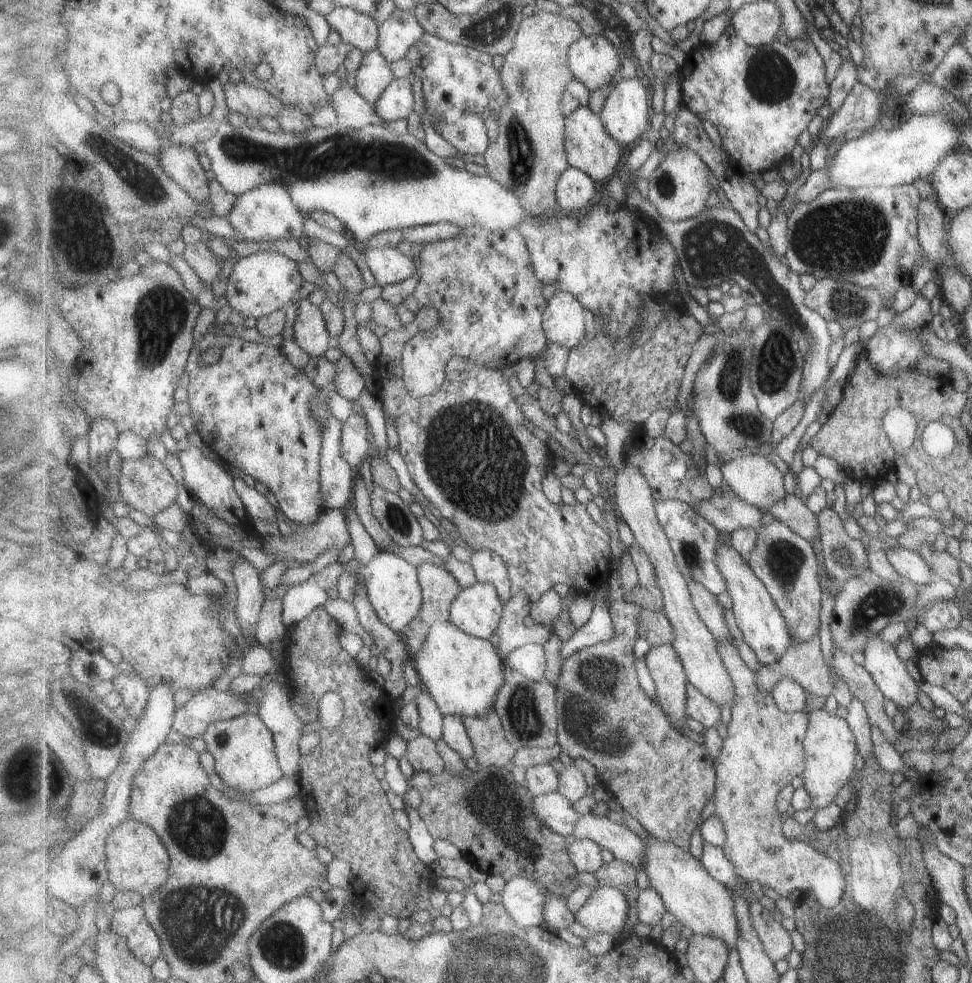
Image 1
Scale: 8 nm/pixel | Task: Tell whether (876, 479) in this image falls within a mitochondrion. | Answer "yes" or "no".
no

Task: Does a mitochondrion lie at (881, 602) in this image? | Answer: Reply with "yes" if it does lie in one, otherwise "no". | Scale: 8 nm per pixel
yes

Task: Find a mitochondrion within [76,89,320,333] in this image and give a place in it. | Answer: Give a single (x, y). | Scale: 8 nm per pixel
(138, 179)

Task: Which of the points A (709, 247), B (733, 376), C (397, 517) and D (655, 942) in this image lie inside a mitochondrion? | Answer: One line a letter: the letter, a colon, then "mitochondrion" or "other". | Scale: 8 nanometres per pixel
A: mitochondrion
B: mitochondrion
C: mitochondrion
D: other

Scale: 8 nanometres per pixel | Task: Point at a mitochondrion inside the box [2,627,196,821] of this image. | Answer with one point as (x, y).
(99, 731)

